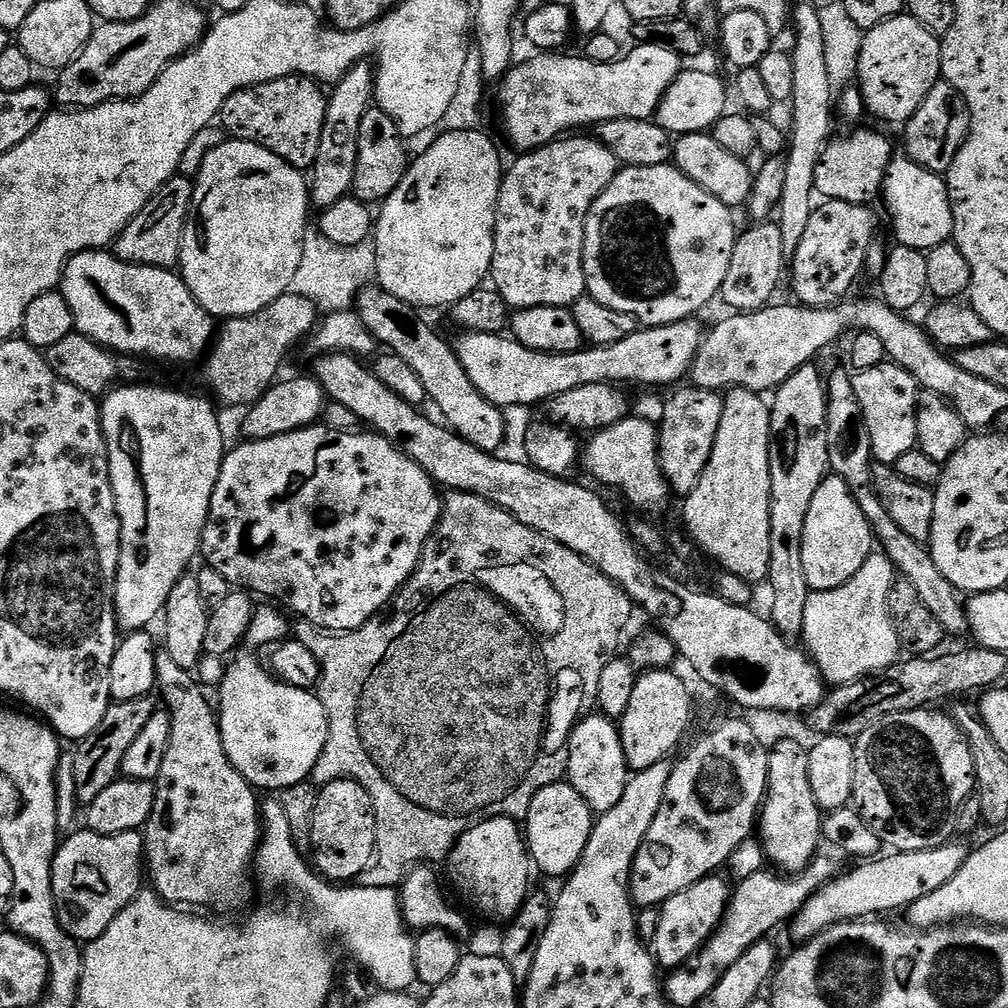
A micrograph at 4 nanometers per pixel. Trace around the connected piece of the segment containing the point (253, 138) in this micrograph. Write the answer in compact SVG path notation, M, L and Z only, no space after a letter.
M287 76L230 94L222 106L218 124L229 137L254 142L278 154L290 166L308 170L318 158L327 105L325 89L317 81L307 76Z

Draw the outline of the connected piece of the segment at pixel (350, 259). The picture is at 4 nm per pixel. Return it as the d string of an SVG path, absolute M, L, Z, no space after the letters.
M309 227L304 233L302 259L289 291L304 297L325 313L347 311L359 291L369 287L377 272L377 246L373 237L368 237L356 247L335 245L317 227Z

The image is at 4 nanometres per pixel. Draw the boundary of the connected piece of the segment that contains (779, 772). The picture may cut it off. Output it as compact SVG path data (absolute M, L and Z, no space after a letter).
M780 740L776 745L771 745L768 754L768 793L762 798L758 813L758 839L764 847L765 861L784 874L805 868L816 859L822 848L822 809L814 798L814 790L810 790L808 753L809 749L803 748L796 740Z

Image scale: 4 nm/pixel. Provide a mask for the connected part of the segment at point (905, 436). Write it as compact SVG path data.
M885 362L874 366L874 370L856 372L852 376L852 385L866 418L866 430L870 430L870 446L875 463L895 466L906 450L917 447L916 404L922 392L916 379L906 374L902 366Z

